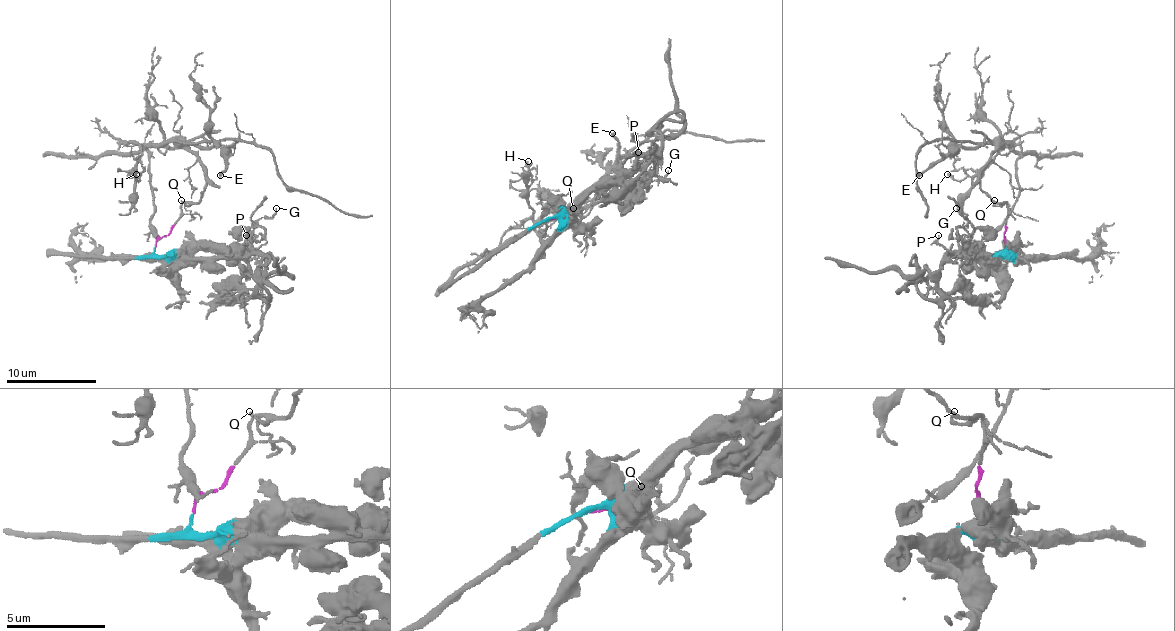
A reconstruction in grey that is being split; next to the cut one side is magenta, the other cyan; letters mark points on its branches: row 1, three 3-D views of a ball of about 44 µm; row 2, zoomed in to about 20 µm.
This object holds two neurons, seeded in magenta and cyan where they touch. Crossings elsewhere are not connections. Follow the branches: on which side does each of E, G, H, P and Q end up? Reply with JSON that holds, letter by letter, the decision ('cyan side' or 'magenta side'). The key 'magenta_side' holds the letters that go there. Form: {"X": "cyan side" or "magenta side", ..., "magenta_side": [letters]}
{"E": "magenta side", "G": "cyan side", "H": "magenta side", "P": "cyan side", "Q": "magenta side", "magenta_side": ["E", "H", "Q"]}

